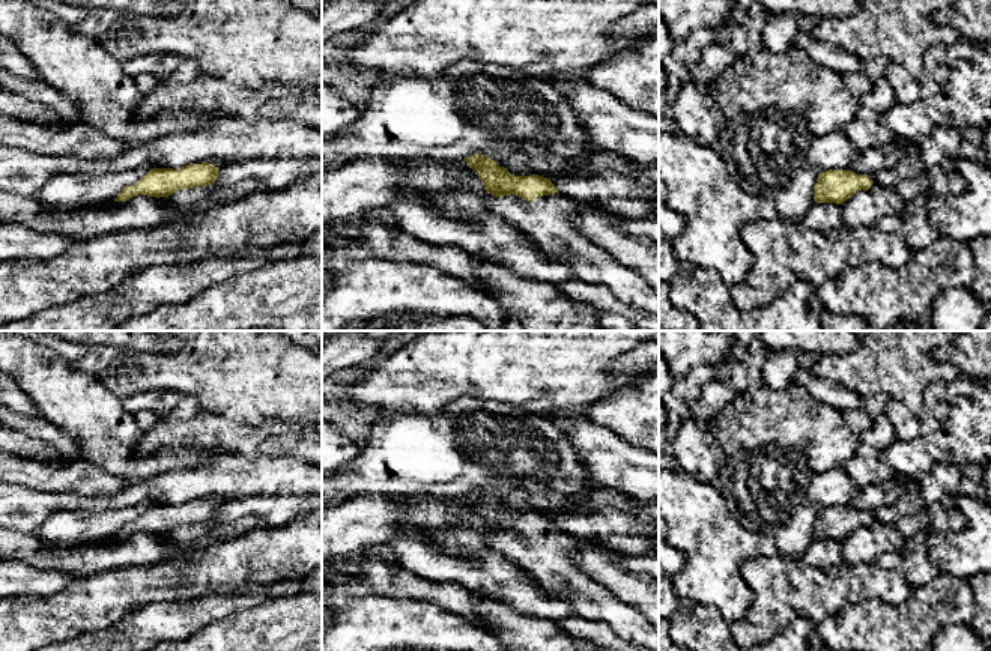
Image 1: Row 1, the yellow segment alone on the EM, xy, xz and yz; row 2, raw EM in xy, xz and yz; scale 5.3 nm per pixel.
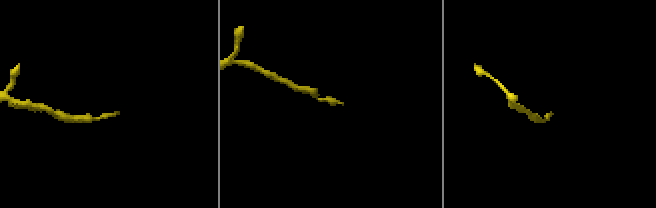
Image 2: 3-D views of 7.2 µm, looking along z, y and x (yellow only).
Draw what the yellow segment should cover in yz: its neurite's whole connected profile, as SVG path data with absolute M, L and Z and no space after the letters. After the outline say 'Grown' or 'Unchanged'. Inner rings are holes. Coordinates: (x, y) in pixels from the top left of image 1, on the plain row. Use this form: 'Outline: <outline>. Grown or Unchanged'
Outline: M826 507L818 511L814 535L817 540L842 541L857 528L868 528L874 520L866 511L848 507Z. Unchanged

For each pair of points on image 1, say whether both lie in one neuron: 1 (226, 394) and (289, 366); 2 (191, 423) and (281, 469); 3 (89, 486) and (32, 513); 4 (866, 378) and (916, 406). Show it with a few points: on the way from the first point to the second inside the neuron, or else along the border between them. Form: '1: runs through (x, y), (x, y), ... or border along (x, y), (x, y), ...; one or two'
1: runs through (242, 381), (275, 381); one
2: border along (223, 454), (293, 457); two
3: border along (41, 489), (71, 490), (86, 496), (110, 496); two
4: runs through (878, 378), (889, 378), (906, 394); one

